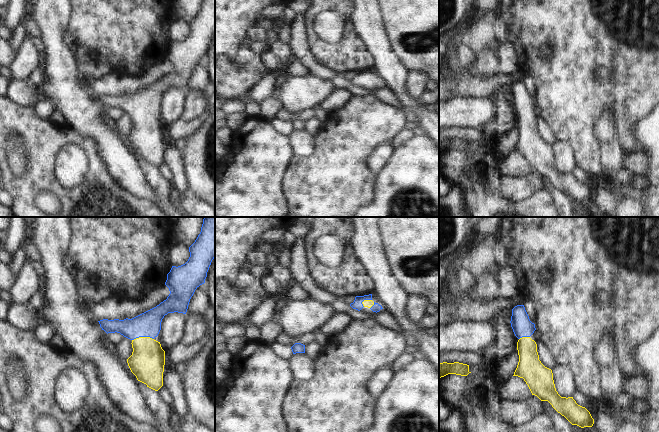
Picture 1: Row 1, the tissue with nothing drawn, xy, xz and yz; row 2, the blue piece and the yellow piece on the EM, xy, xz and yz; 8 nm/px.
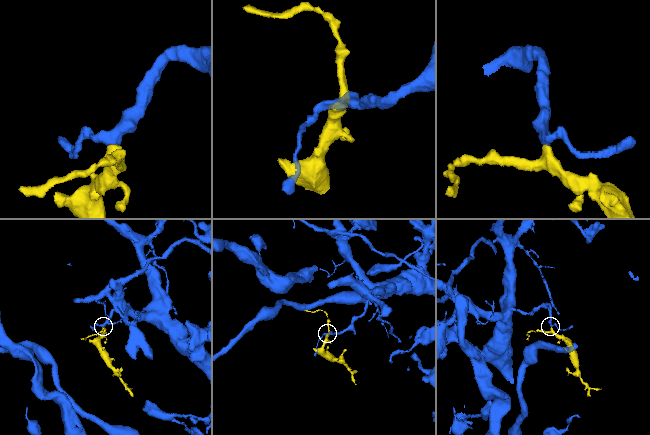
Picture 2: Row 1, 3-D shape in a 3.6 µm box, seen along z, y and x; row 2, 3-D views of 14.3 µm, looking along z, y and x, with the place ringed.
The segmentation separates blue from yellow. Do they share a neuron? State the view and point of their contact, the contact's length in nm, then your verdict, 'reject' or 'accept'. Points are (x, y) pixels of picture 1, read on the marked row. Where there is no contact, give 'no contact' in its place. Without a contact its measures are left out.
contact xy (142, 336); length 180 nm; accept

